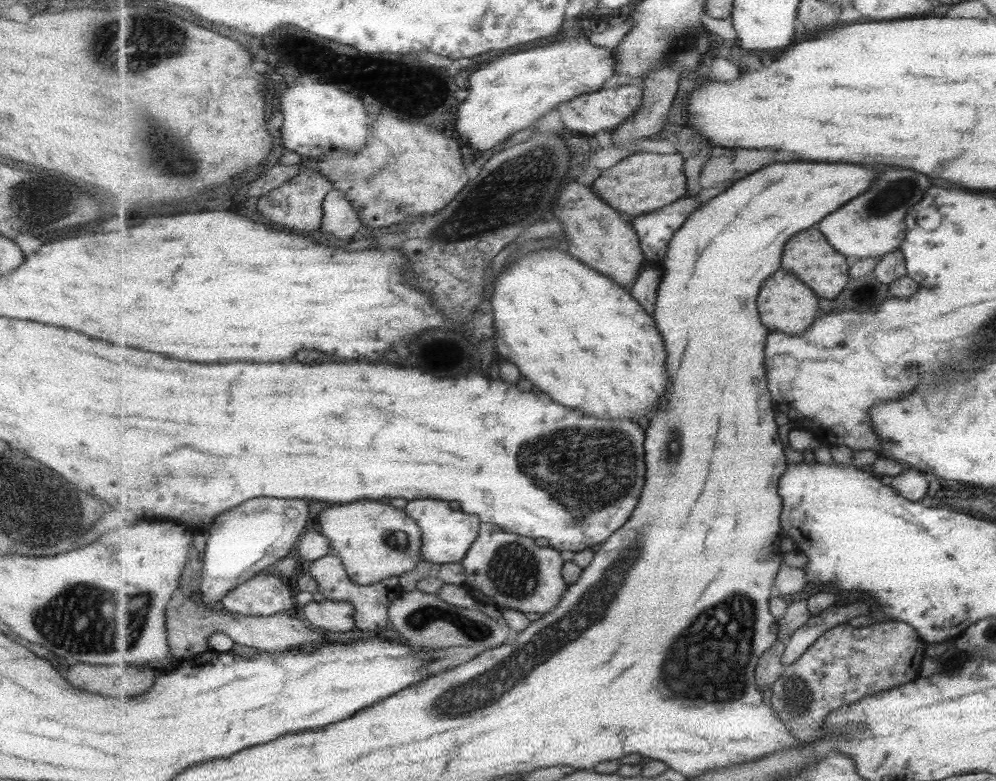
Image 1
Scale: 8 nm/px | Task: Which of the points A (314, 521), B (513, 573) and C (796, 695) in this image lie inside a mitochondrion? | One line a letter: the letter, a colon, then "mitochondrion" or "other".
A: other
B: mitochondrion
C: mitochondrion

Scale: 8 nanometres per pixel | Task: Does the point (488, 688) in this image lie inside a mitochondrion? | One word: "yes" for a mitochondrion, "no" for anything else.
yes

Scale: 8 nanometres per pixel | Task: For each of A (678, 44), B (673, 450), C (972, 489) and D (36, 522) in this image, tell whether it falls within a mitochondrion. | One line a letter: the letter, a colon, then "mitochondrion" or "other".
A: mitochondrion
B: mitochondrion
C: other
D: mitochondrion

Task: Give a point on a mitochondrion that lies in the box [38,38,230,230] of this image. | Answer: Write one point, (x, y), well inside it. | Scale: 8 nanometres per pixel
(177, 165)

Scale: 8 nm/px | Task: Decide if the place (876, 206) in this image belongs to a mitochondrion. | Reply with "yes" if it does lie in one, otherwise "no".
yes

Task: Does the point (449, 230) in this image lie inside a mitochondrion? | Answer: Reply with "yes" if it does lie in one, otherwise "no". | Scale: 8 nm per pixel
yes

